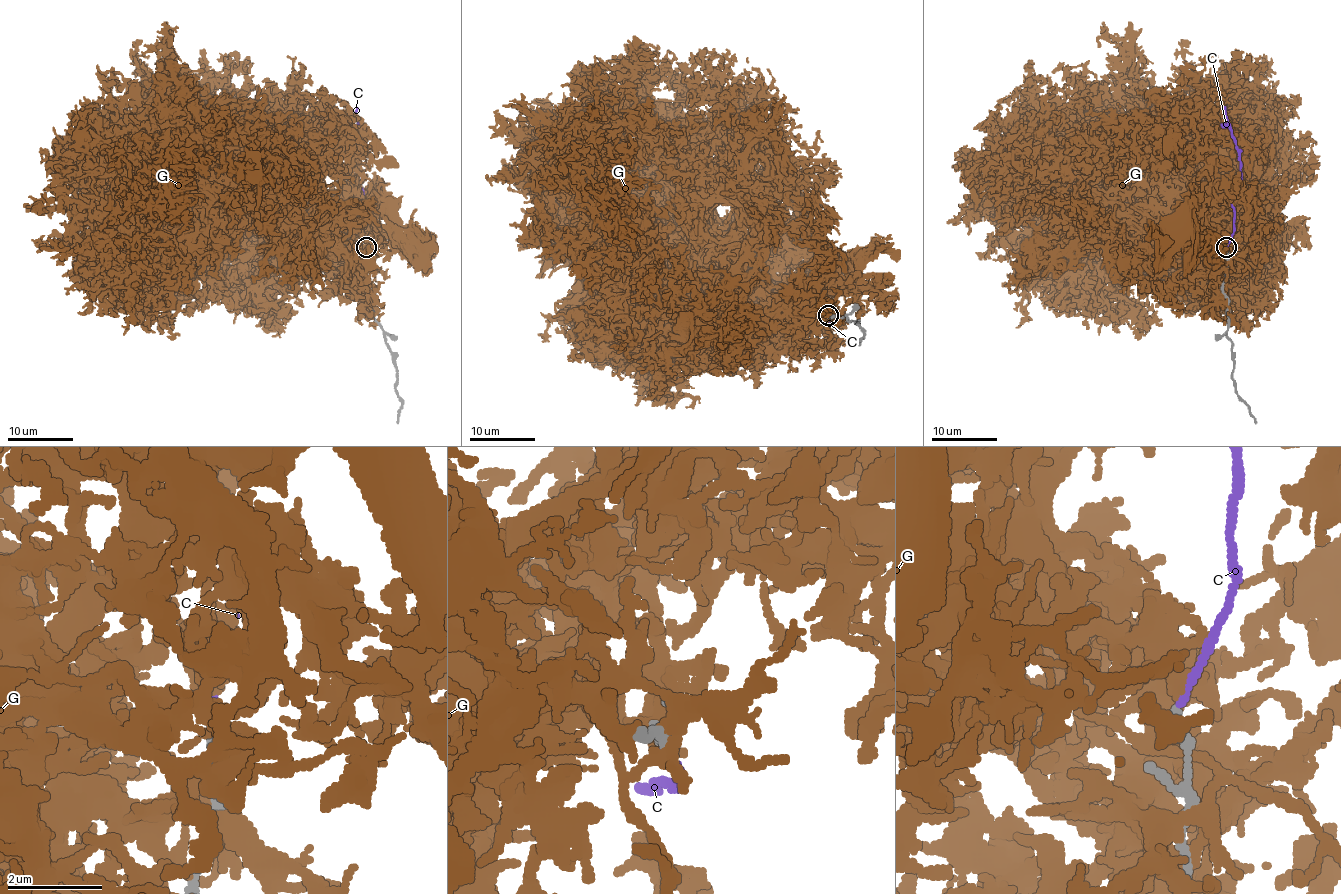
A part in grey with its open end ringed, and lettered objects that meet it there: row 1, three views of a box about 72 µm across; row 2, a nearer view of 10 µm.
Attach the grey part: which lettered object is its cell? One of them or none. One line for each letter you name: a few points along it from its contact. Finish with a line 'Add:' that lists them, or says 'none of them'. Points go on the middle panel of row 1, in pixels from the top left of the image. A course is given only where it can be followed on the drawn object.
Add: none of them

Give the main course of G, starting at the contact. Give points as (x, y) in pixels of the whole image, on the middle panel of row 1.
G: (829, 315), (806, 312), (779, 289), (760, 289), (655, 161), (599, 141), (583, 125), (504, 105)

